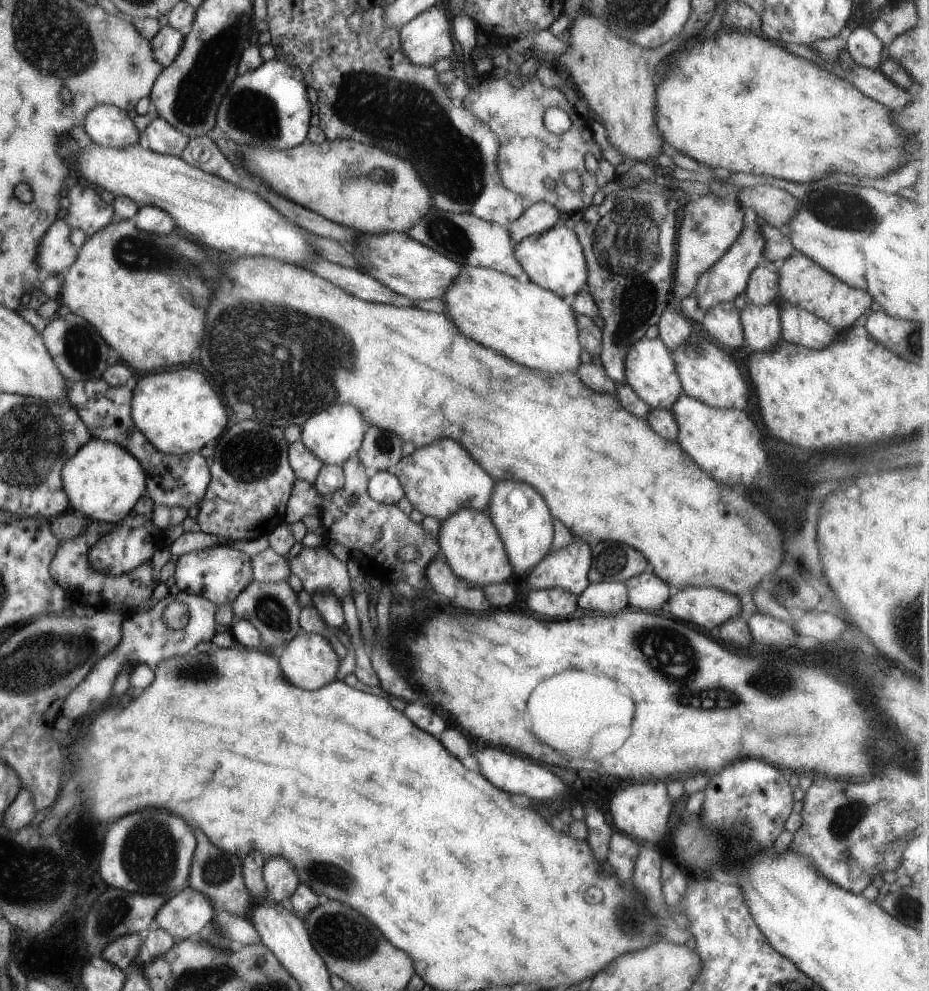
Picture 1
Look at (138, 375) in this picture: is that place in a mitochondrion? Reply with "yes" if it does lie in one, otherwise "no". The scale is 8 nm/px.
no

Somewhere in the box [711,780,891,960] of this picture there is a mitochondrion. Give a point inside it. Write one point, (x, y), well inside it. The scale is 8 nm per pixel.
(844, 821)

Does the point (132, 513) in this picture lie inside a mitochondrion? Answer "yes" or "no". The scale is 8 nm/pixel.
no

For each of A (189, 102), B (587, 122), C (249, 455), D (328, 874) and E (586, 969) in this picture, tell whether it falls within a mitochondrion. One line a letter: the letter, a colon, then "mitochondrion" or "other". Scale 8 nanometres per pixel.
A: mitochondrion
B: other
C: mitochondrion
D: mitochondrion
E: other

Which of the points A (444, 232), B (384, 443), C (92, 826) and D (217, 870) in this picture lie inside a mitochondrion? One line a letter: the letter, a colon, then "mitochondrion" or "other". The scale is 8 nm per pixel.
A: mitochondrion
B: mitochondrion
C: other
D: mitochondrion

